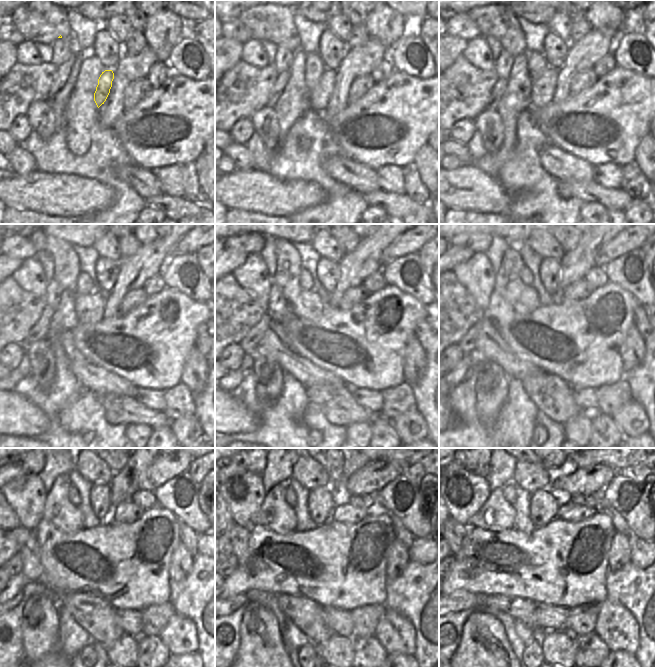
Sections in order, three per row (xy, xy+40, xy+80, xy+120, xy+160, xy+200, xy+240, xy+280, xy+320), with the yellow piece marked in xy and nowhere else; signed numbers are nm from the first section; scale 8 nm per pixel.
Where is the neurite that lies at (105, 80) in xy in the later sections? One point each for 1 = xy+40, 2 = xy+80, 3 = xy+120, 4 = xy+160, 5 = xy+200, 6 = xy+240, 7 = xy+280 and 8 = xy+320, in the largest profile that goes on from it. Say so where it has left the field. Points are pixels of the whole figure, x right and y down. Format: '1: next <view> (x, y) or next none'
1: next xy+40 (319, 97)
2: next xy+80 (543, 88)
3: next xy+120 (89, 308)
4: next xy+160 (306, 304)
5: next xy+200 (523, 299)
6: next xy+240 (58, 510)
7: next xy+280 (275, 513)
8: next xy+320 (497, 513)

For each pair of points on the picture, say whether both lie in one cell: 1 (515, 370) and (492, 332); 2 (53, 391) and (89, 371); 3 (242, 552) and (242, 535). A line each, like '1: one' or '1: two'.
1: one
2: two
3: one

